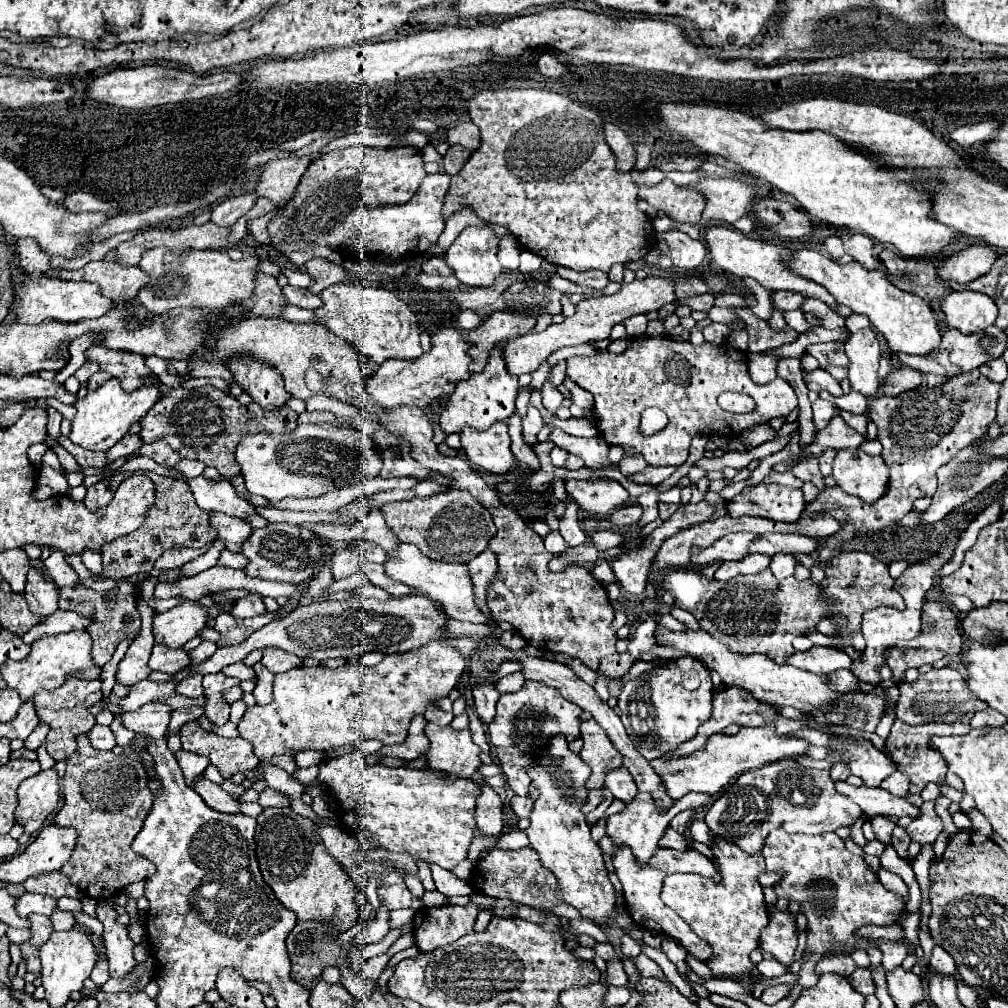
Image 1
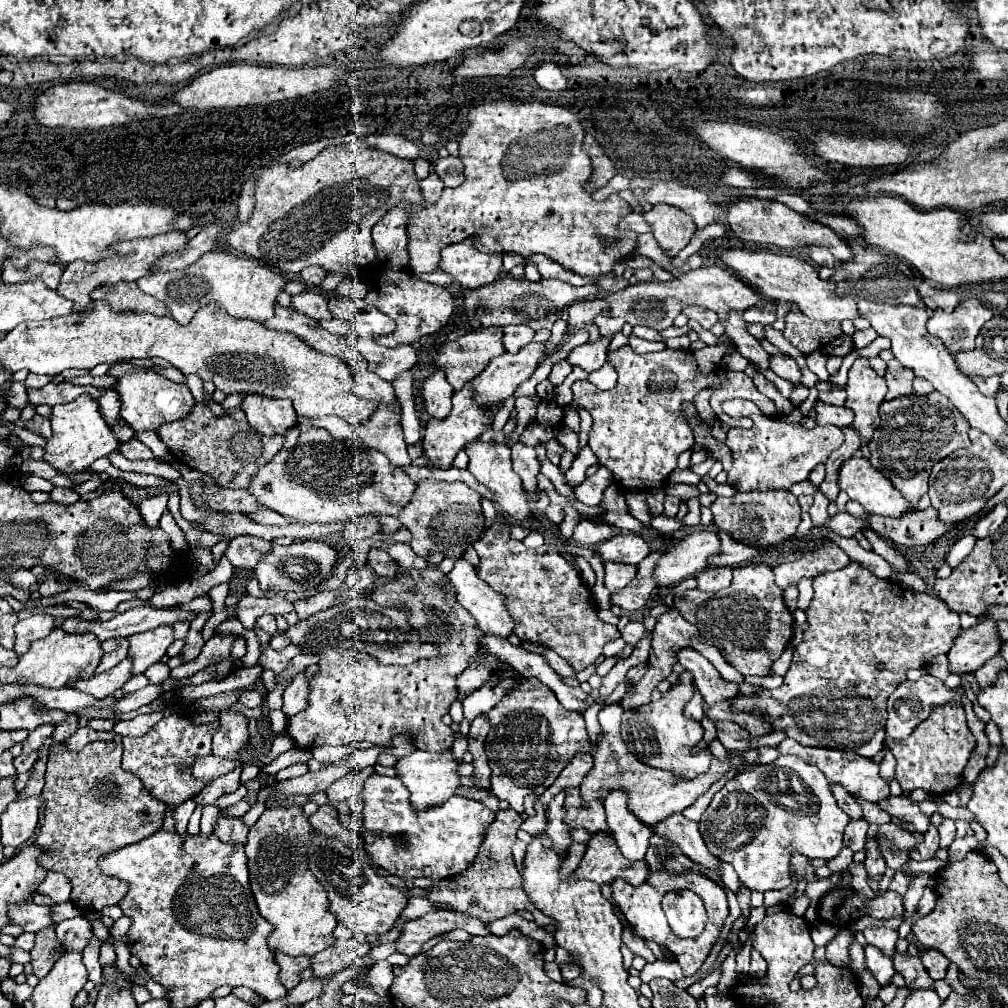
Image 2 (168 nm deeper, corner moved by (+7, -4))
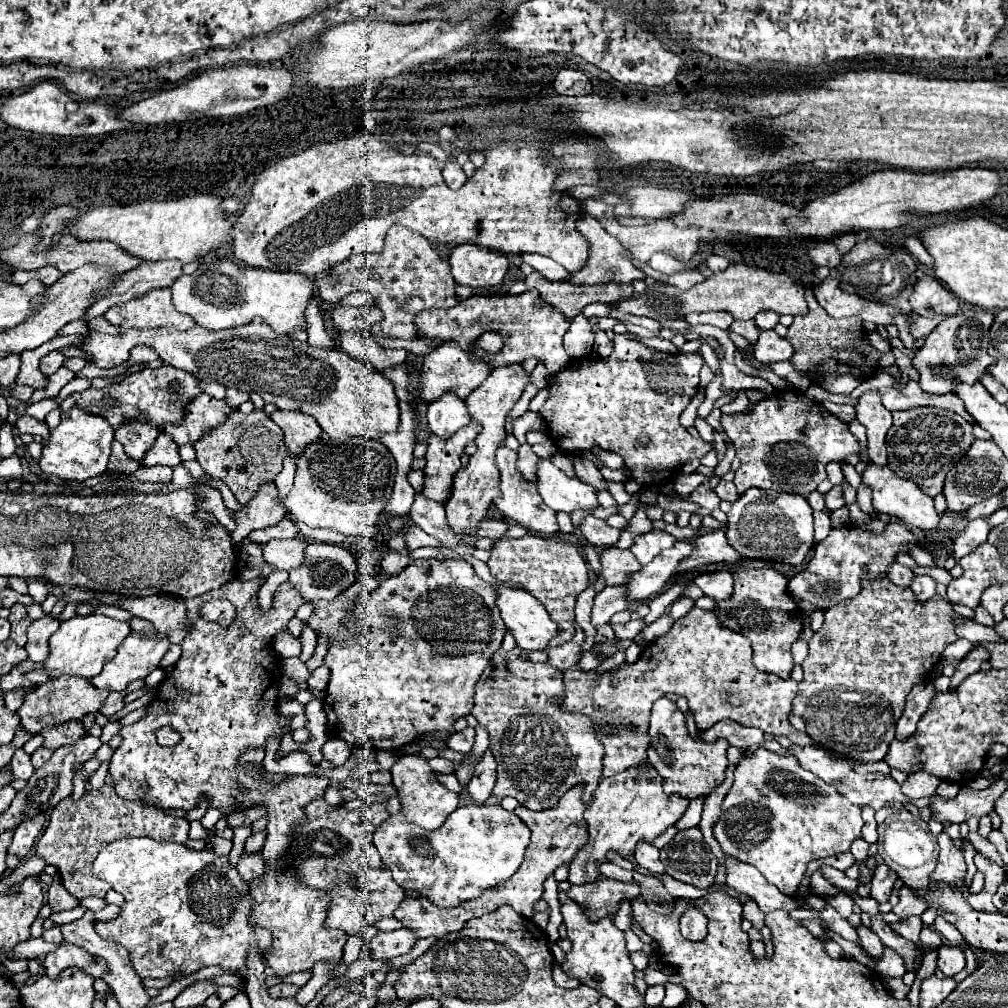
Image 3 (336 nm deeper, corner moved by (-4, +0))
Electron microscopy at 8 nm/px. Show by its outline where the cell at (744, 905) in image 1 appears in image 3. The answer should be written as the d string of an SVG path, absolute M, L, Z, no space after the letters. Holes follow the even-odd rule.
M689 906L681 916L681 934L687 940L703 940L707 936L707 916L697 906Z

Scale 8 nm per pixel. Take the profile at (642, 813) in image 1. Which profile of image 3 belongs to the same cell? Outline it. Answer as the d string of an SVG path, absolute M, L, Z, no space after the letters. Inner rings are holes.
M600 877L595 882L587 882L587 886L571 886L567 896L579 902L587 910L591 920L599 920L603 916L615 916L617 904L621 900L639 898L641 884ZM603 904L611 904L613 908L605 908Z

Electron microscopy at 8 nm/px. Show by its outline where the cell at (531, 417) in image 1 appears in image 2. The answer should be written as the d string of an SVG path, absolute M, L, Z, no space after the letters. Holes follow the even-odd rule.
M520 442L512 444L512 462L514 462L514 470L516 474L522 478L522 486L524 490L534 498L538 500L542 490L538 488L538 472L540 472L540 462L538 462L538 456L536 456L536 450L530 448L530 446L524 446Z

